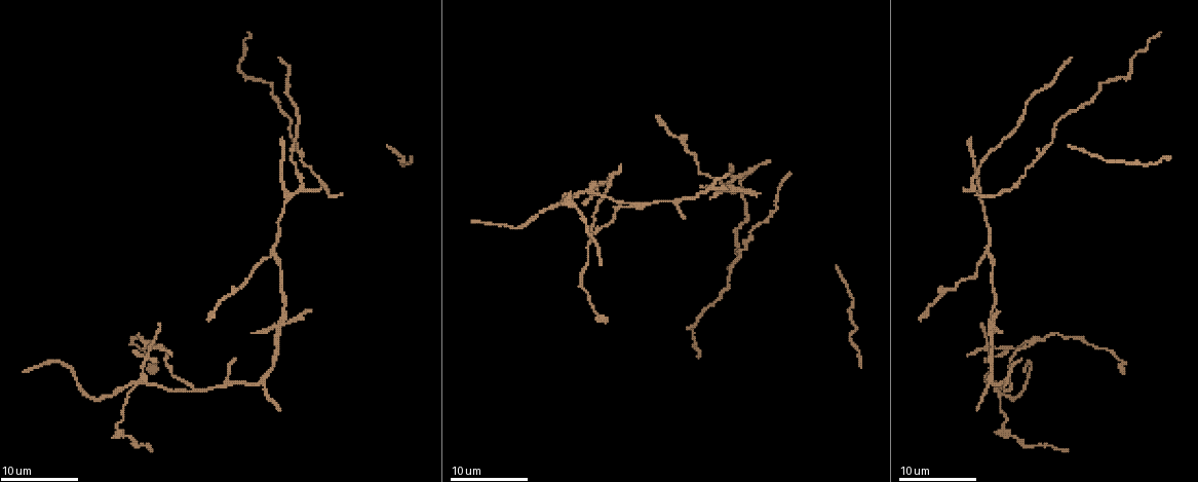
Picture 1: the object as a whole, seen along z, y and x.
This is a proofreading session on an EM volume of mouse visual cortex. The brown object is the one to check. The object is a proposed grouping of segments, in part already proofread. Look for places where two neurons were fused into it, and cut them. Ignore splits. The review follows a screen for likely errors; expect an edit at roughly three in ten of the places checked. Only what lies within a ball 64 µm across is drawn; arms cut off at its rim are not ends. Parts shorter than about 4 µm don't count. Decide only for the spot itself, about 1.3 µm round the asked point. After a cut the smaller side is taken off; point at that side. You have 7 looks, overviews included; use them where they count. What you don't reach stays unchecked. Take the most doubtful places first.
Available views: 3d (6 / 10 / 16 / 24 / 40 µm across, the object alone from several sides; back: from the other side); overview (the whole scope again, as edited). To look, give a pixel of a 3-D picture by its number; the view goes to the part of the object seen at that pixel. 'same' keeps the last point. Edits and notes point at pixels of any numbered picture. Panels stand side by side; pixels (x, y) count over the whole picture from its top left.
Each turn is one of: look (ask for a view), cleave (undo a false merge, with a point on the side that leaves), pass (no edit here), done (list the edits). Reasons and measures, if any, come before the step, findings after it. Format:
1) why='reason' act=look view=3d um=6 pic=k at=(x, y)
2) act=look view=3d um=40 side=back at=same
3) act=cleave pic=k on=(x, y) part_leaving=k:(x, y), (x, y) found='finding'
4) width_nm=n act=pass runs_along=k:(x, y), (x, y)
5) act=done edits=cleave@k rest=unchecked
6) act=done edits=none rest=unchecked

why='branch point' act=look view=3d um=6 pic=1 at=(134, 386)

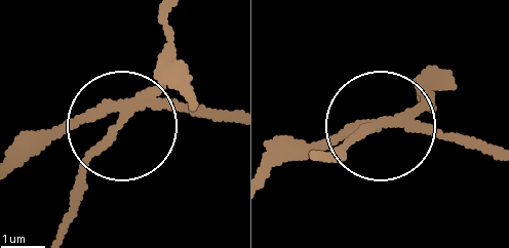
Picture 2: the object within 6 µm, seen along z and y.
act=look view=3d um=6 side=back pic=2 at=(112, 129)

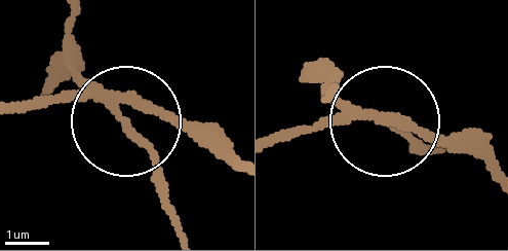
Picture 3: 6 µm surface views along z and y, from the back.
width_nm=210 act=cleave pic=3 on=(68, 35) part_leaving=3:(104, 92), (155, 166), (177, 231) found='two neurons meet here'

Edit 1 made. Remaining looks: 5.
why='a fork' act=look view=3d um=6 pic=1 at=(1009, 390)

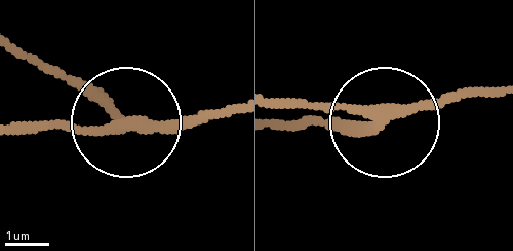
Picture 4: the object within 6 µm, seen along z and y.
arms=3 act=pass found='one neuron here'

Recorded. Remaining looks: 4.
why='four-way junction' act=look view=3d um=10 pic=1 at=(734, 189)

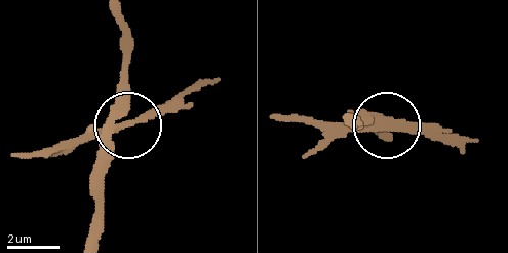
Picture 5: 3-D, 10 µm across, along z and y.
act=look view=3d um=6 pic=5 at=(387, 125)

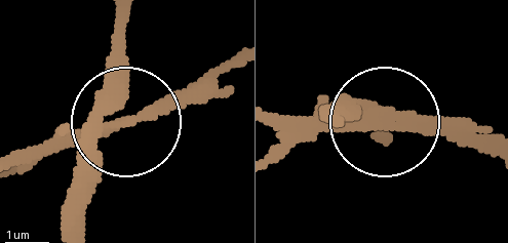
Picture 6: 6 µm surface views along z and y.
arms=4 act=cleave pic=6 on=(161, 103) part_leaving=6:(102, 132), (186, 107), (230, 70) found='two neurons meet here'

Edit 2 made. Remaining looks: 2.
act=done edits=cleave@3,cleave@6 rest=unchecked

